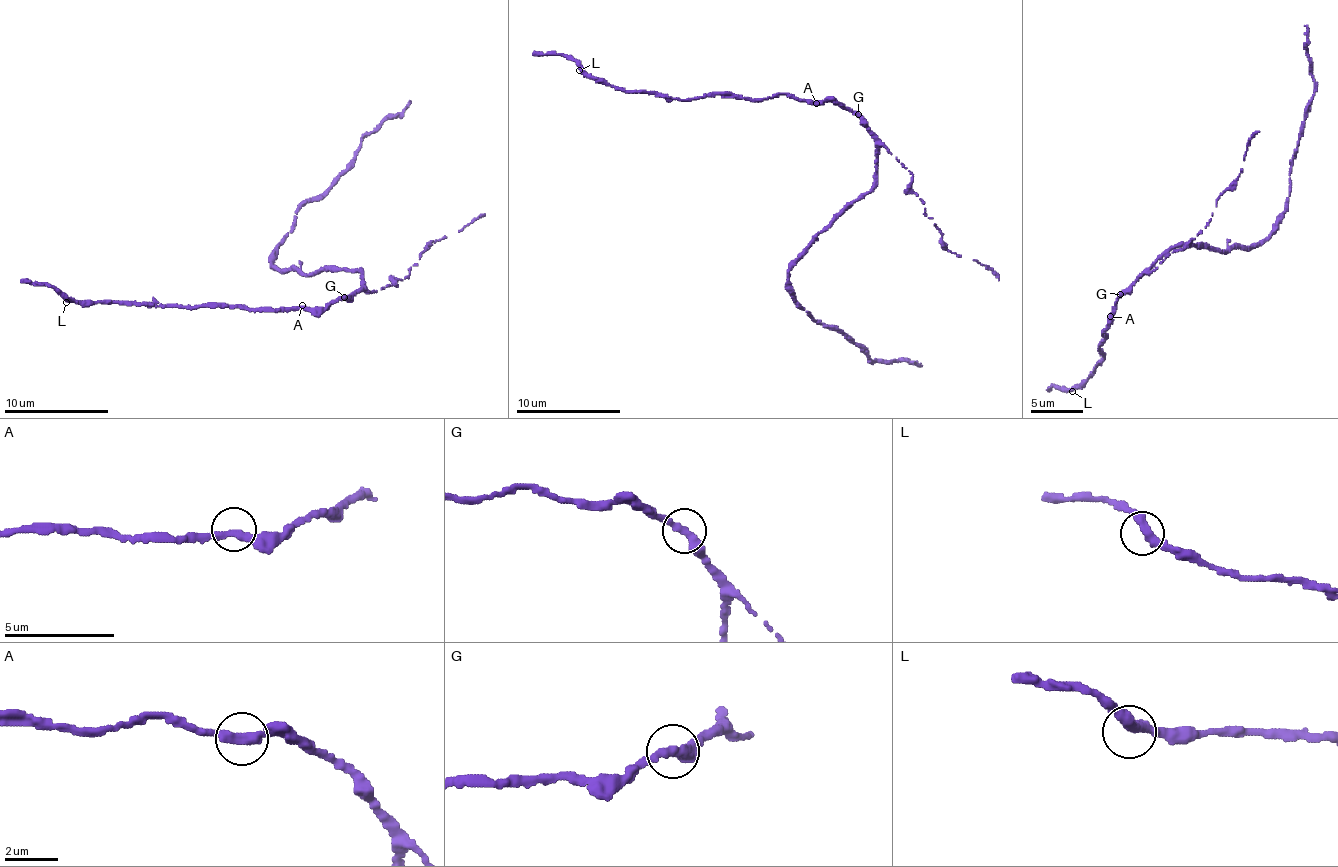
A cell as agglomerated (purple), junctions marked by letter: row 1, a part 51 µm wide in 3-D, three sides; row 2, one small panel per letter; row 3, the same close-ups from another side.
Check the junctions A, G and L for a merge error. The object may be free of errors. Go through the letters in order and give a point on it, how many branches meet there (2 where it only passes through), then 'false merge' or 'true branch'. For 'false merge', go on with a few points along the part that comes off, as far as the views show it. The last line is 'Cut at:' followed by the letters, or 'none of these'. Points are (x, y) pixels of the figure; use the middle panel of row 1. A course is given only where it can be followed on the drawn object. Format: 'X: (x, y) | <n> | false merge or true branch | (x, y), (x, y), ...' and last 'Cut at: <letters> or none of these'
A: (816, 103) | 2 | true branch
G: (858, 114) | 2 | true branch
L: (579, 70) | 2 | true branch
Cut at: none of these

